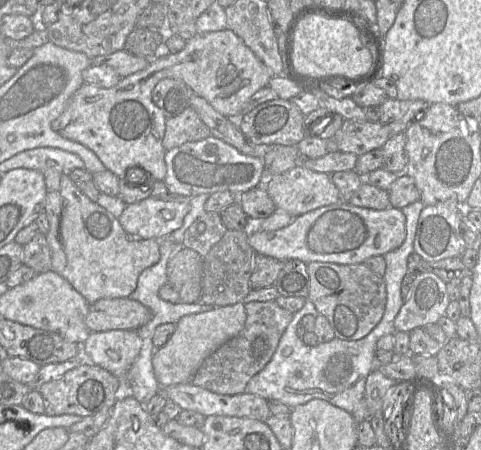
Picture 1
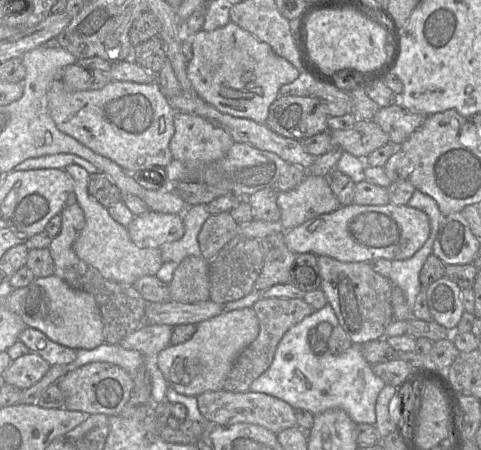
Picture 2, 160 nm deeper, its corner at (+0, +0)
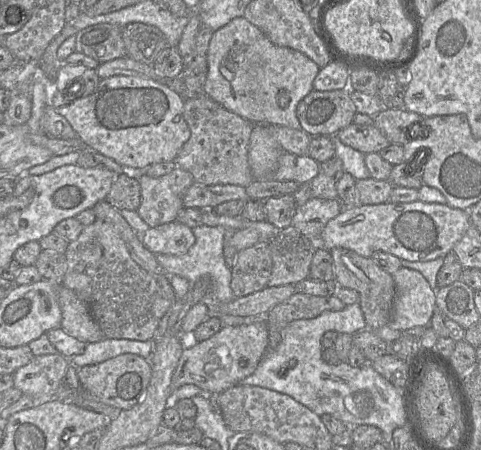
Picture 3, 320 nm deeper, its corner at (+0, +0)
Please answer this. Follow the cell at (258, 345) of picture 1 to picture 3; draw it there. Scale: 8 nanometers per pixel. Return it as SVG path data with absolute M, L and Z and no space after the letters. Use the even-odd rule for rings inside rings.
M297 292L286 301L274 306L265 315L269 336L269 349L275 349L281 341L282 330L292 321L311 319L324 311L339 311L346 305L334 296L313 296Z

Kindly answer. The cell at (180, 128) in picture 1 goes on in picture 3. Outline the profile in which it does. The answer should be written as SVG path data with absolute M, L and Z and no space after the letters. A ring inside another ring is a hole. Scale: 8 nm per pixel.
M204 93L185 100L183 117L191 135L178 152L175 163L192 175L194 183L245 188L254 181L248 163L248 146L253 128L250 121L228 111Z

